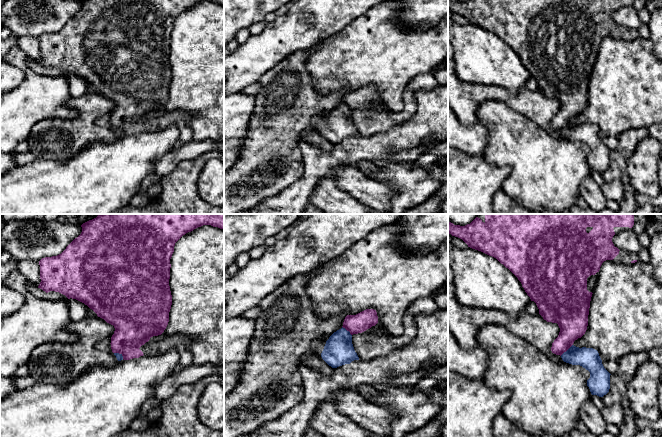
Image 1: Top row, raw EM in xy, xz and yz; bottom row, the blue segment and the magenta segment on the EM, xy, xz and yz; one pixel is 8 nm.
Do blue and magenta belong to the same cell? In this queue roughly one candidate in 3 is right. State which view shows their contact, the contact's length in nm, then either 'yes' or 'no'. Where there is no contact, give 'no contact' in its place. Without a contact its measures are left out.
yz | 140 nm | no

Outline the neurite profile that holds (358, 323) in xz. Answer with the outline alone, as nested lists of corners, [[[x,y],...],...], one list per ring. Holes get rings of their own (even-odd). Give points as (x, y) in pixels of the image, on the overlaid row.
[[[366,309],[356,315],[347,315],[343,328],[352,335],[352,344],[360,360],[385,356],[395,350],[409,346],[416,337],[416,318],[406,314],[400,336],[381,332],[374,326],[378,323],[377,312]]]

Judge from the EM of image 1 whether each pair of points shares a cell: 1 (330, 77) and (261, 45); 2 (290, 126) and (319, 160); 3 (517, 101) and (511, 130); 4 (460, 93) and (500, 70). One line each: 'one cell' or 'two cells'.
1: one cell
2: two cells
3: two cells
4: two cells

